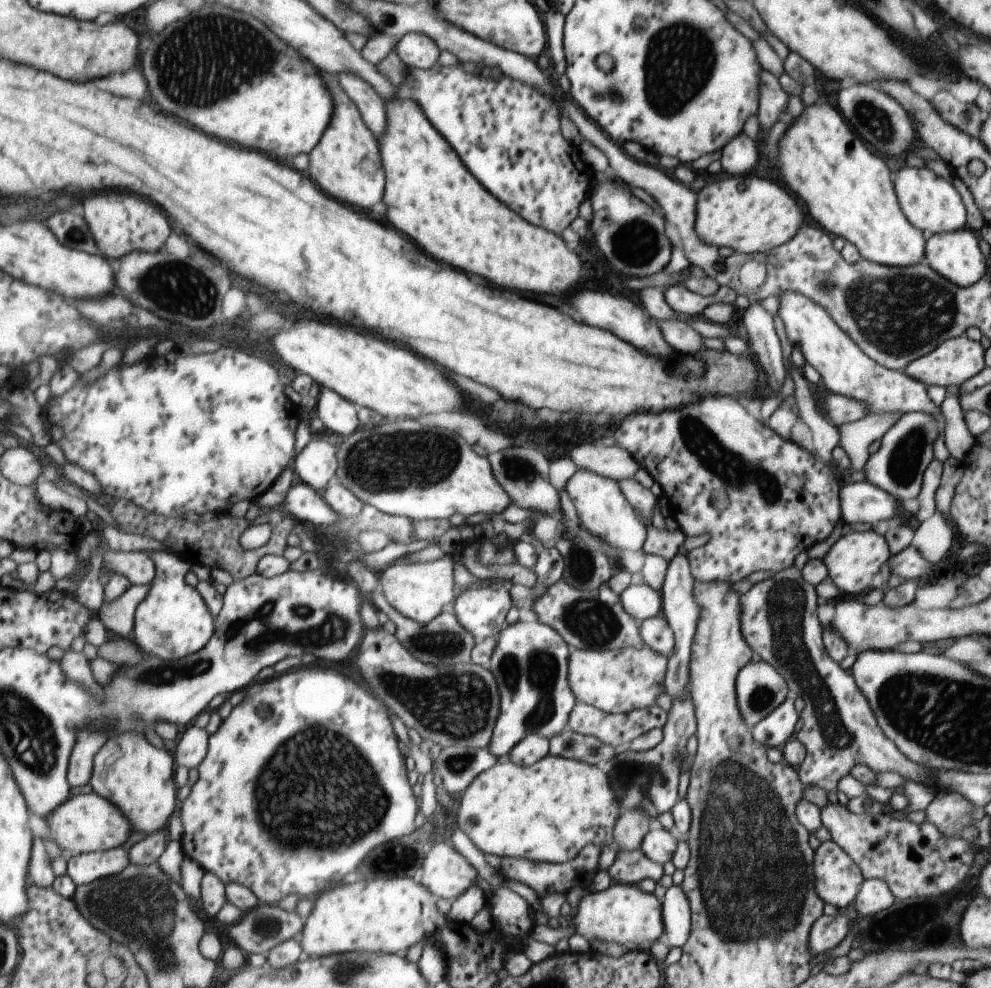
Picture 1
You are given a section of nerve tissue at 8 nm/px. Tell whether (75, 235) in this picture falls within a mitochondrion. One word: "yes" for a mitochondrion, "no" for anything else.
yes

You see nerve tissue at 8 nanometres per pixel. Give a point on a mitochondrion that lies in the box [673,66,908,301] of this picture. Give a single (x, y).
(876, 123)

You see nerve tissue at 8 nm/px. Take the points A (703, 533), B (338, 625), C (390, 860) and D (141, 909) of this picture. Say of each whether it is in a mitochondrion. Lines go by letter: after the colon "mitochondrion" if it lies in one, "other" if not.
A: other
B: mitochondrion
C: mitochondrion
D: mitochondrion

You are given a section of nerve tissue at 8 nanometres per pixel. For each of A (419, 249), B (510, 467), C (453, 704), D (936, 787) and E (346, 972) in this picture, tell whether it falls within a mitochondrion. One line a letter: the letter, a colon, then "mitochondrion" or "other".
A: other
B: mitochondrion
C: mitochondrion
D: other
E: mitochondrion

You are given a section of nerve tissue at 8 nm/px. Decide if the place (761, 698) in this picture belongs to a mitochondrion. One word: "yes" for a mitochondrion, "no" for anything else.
yes

